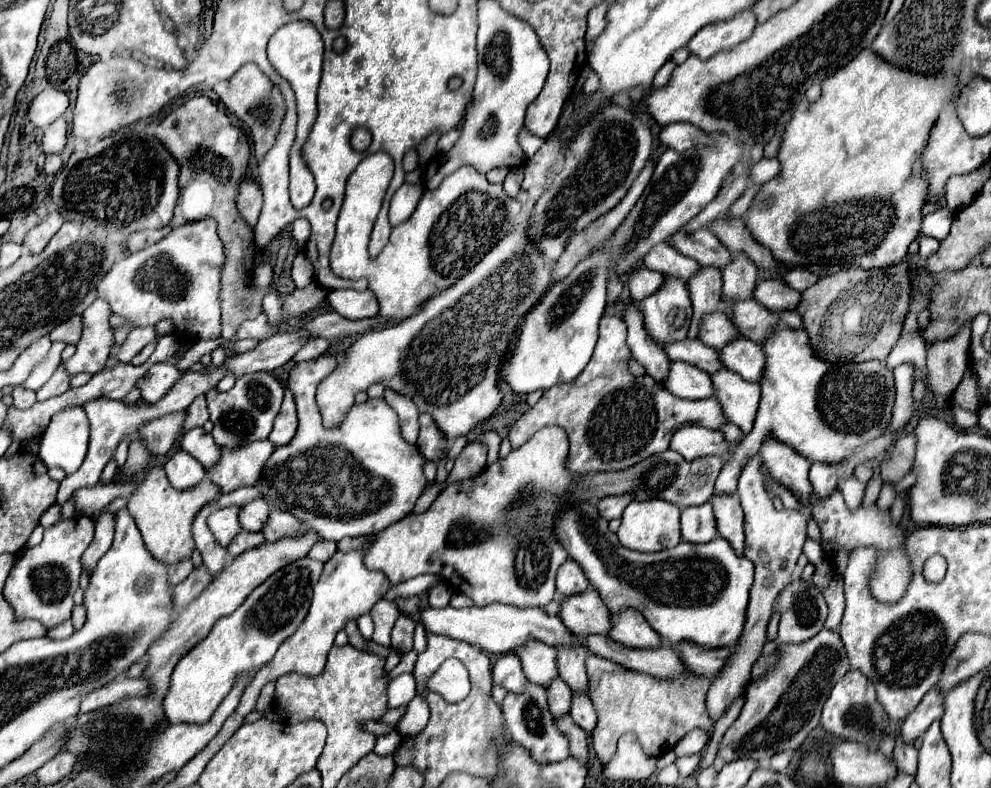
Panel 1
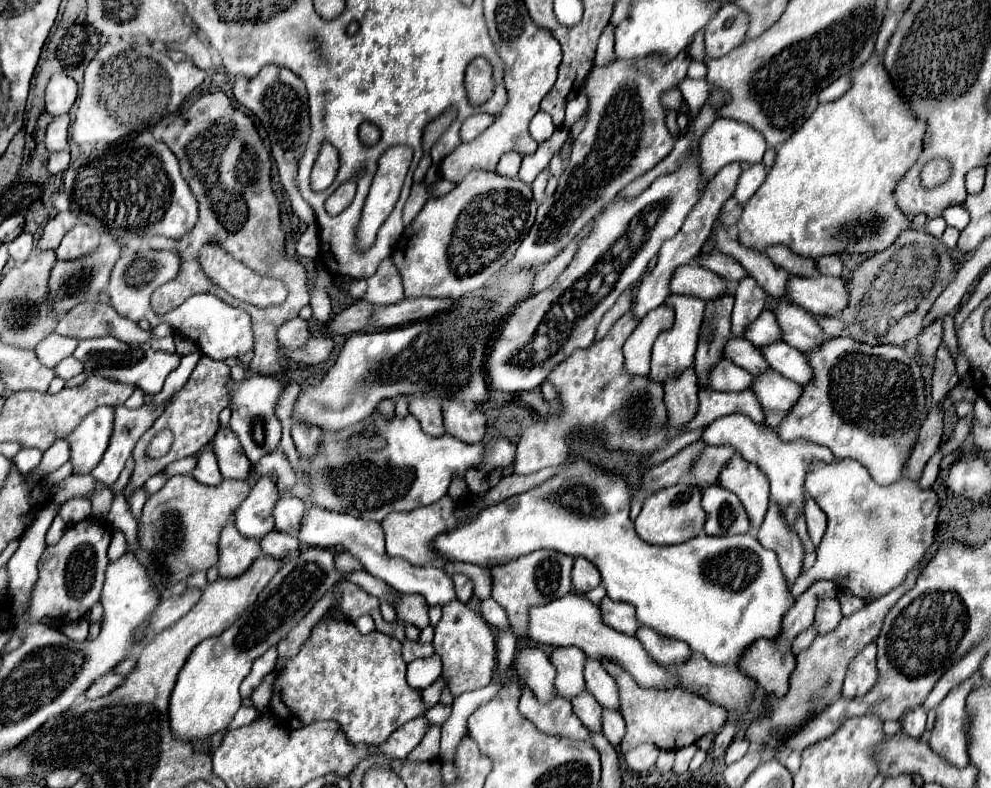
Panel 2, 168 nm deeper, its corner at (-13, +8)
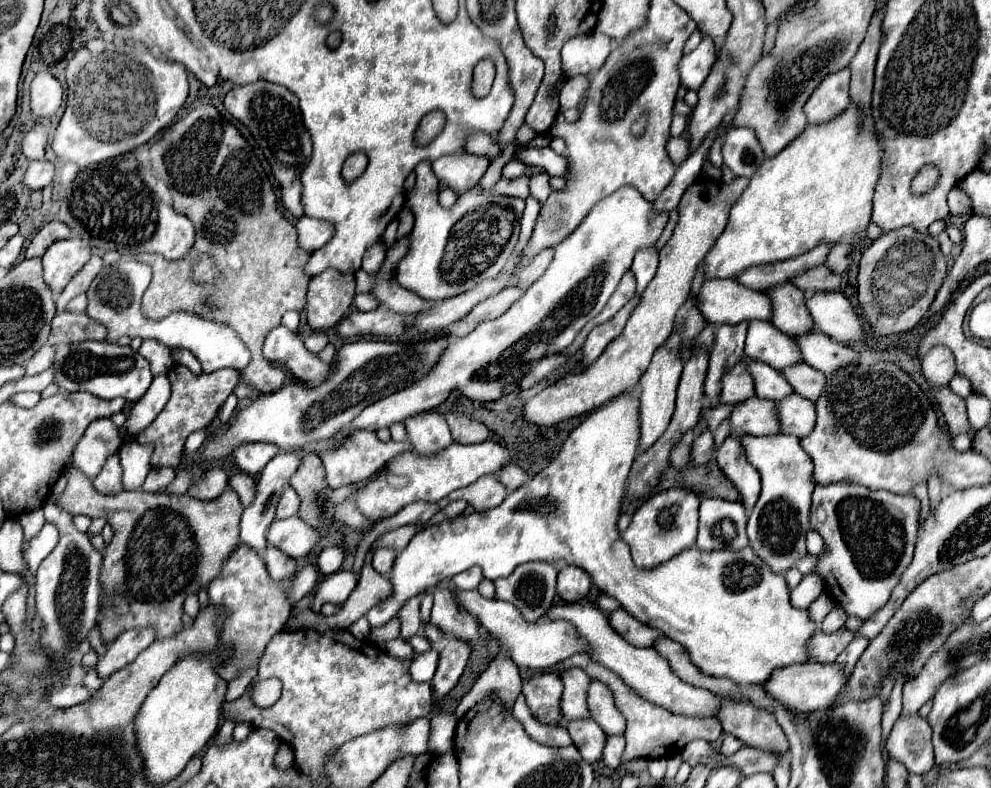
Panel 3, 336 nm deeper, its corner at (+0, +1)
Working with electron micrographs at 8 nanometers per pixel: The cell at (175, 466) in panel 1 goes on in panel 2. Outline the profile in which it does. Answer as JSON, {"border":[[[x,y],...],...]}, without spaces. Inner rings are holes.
{"border":[[[203,449],[199,453],[199,459],[197,459],[197,465],[191,473],[199,483],[203,485],[217,485],[223,481],[221,473],[219,473],[219,467],[217,467],[217,459],[213,455],[211,449]]]}

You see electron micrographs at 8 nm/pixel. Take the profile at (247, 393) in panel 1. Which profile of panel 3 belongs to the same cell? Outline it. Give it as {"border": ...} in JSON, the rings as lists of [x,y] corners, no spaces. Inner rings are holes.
{"border":[[[242,444],[234,454],[234,464],[246,474],[258,474],[278,454],[278,446],[272,444]]]}

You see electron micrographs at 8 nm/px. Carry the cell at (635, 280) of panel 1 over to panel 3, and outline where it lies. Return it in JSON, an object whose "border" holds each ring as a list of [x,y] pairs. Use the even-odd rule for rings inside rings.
{"border":[[[708,280],[702,284],[698,294],[698,306],[704,318],[710,324],[736,324],[736,322],[750,322],[750,320],[770,320],[772,316],[772,302],[768,292],[752,290],[738,280]]]}

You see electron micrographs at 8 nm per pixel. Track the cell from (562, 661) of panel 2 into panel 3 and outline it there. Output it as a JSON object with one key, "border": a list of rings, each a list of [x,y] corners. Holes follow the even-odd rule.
{"border":[[[570,668],[570,670],[562,672],[560,678],[566,686],[564,694],[562,694],[562,714],[564,714],[564,718],[568,722],[572,718],[588,718],[590,716],[588,704],[586,704],[588,686],[590,686],[588,674],[584,674],[584,670],[580,670],[580,668]]]}

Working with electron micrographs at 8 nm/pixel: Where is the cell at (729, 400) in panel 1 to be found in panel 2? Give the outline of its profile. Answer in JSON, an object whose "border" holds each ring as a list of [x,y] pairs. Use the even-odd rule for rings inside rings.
{"border":[[[769,369],[767,375],[755,375],[749,389],[757,395],[757,401],[765,411],[767,427],[777,427],[801,395],[801,385],[781,377],[773,369]]]}

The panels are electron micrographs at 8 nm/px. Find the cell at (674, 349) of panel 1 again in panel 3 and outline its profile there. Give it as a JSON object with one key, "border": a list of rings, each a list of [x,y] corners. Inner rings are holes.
{"border":[[[744,358],[744,362],[748,364],[750,374],[754,376],[756,382],[756,396],[760,398],[768,398],[768,400],[784,400],[788,398],[788,394],[792,394],[792,386],[786,382],[784,374],[774,370],[772,366],[764,364],[764,362],[752,362],[748,358]]]}

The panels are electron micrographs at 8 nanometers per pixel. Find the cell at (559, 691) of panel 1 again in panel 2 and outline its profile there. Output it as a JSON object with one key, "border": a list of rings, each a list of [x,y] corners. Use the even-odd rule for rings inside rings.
{"border":[[[587,689],[581,691],[581,695],[577,695],[577,699],[571,699],[571,707],[573,707],[573,713],[581,719],[581,723],[591,733],[601,731],[601,705],[593,699],[593,695],[589,695]]]}

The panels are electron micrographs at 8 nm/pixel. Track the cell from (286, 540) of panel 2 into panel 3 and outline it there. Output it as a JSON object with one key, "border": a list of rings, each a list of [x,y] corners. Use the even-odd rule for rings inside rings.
{"border":[[[268,546],[266,548],[264,562],[266,562],[266,568],[270,572],[270,578],[272,580],[278,580],[278,582],[282,582],[284,578],[292,578],[292,574],[298,568],[292,558],[288,558],[284,552],[276,550],[274,546]]]}

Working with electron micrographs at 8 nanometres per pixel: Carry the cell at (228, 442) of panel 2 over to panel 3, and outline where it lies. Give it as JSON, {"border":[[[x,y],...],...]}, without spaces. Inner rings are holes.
{"border":[[[244,472],[234,474],[230,478],[230,488],[238,492],[238,496],[240,496],[240,500],[242,500],[244,506],[252,504],[252,498],[256,494],[256,482],[248,474],[244,474]]]}

